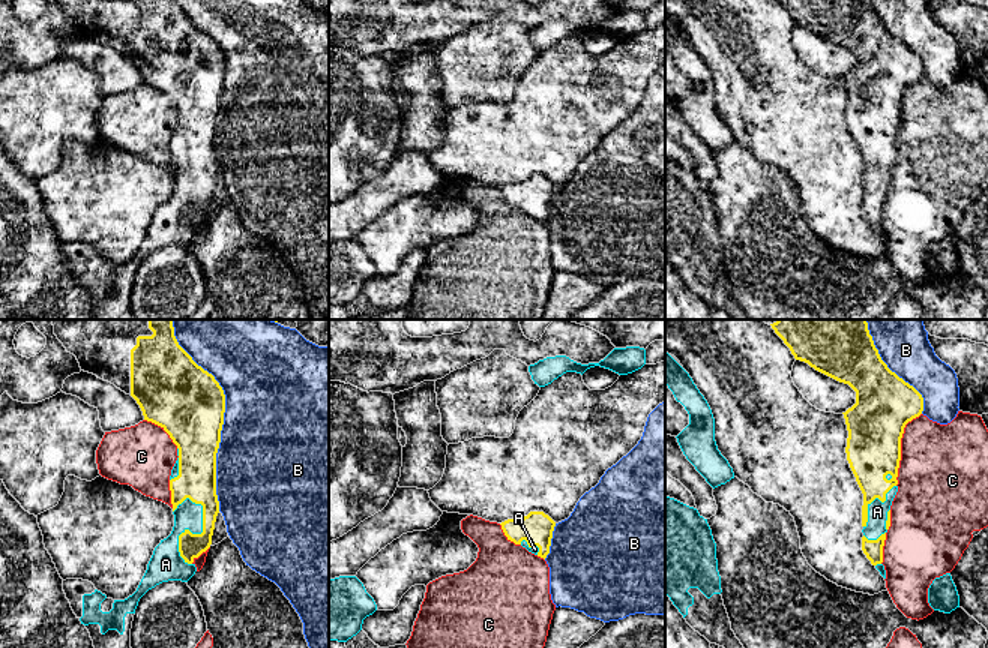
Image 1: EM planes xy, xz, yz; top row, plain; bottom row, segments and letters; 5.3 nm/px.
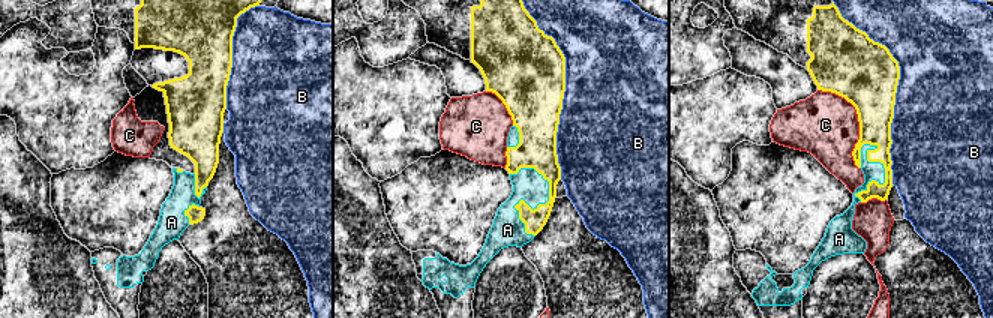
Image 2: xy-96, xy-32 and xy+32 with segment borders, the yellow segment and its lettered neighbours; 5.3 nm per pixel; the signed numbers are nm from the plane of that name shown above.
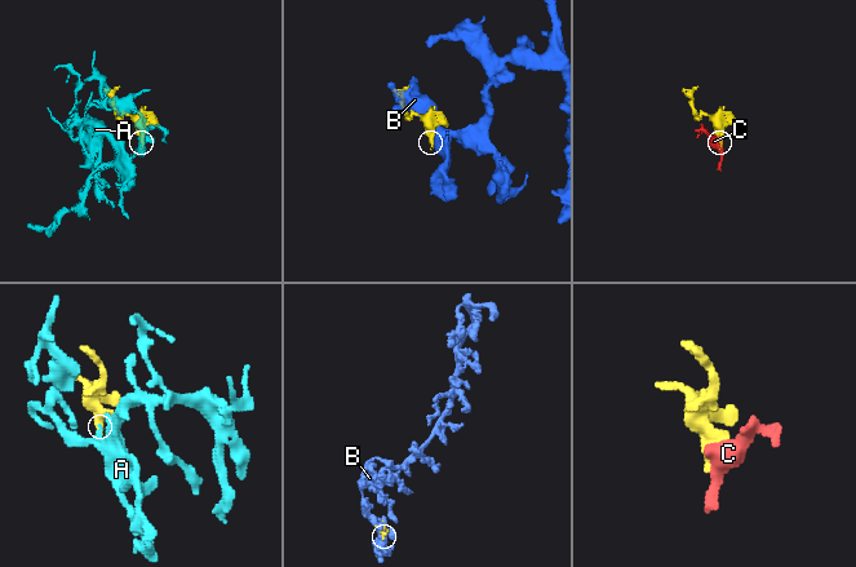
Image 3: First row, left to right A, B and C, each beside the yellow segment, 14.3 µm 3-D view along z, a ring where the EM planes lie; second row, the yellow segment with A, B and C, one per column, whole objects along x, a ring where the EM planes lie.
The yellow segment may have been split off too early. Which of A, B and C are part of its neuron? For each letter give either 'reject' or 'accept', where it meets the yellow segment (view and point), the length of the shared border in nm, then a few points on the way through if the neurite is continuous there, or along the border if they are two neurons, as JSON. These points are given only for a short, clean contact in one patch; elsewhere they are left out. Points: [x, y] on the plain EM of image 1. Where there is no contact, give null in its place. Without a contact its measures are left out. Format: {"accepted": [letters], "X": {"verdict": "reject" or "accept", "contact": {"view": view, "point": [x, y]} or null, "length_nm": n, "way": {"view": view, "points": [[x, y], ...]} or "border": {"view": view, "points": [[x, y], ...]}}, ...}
{"accepted": ["A"], "A": {"verdict": "accept", "contact": {"view": "xy", "point": [195, 198]}, "length_nm": 360}, "B": {"verdict": "reject", "contact": {"view": "xy", "point": [222, 86]}, "length_nm": 950}, "C": {"verdict": "reject", "contact": {"view": "yz", "point": [900, 111]}, "length_nm": 420}}

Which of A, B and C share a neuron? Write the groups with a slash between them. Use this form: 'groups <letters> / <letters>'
groups A / B / C

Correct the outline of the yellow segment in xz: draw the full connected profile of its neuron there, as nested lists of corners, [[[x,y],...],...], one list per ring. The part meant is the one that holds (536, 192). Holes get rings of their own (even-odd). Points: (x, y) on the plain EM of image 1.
[[[530,176],[524,182],[508,183],[500,189],[508,204],[515,208],[544,224],[550,218],[556,186],[544,176]]]

